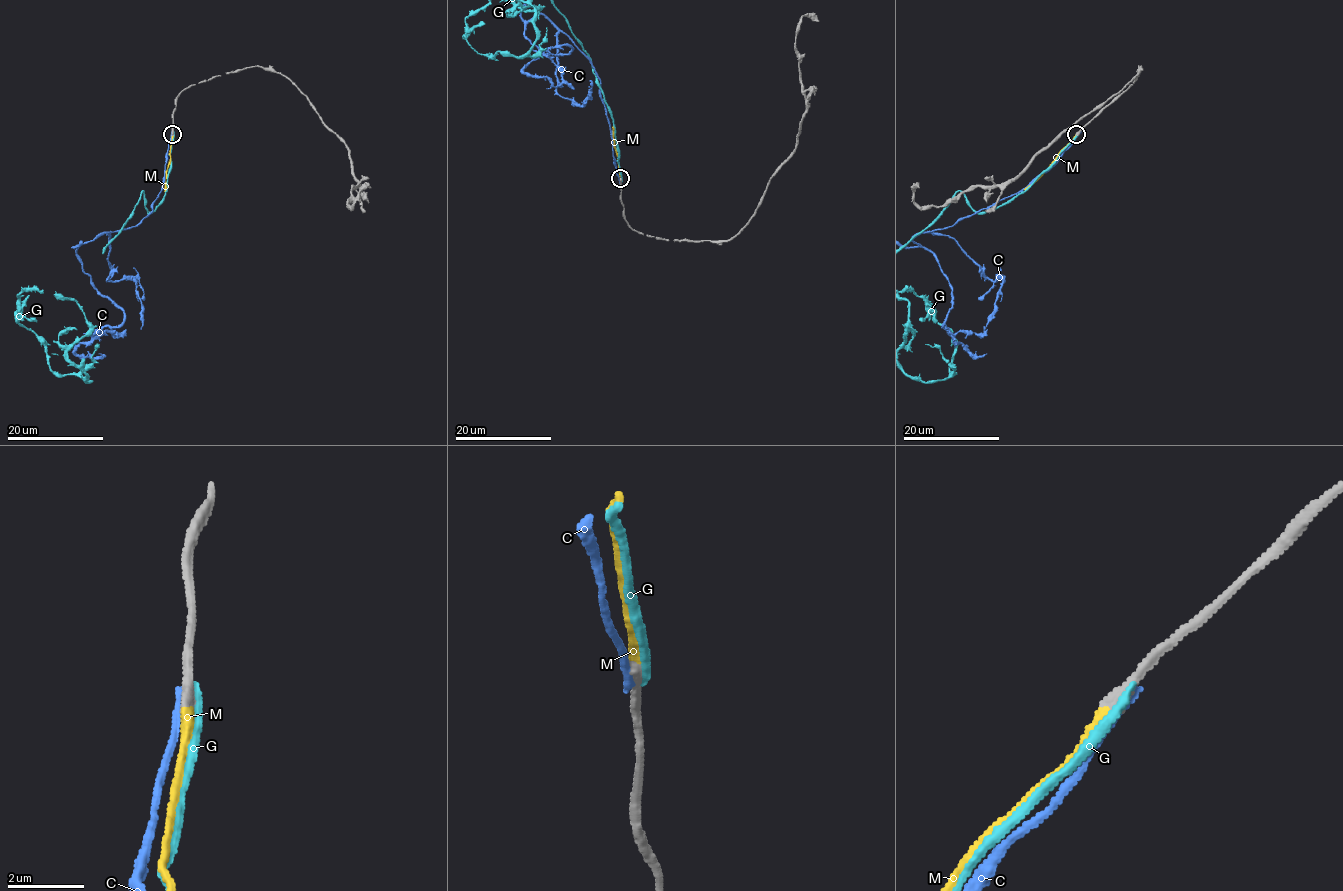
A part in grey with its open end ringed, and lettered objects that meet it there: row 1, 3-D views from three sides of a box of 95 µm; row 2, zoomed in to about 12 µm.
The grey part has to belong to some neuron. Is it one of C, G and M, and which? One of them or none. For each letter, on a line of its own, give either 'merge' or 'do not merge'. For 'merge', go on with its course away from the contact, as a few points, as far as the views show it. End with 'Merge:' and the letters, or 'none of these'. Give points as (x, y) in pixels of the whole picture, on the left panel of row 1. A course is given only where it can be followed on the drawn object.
C: do not merge
G: do not merge
M: merge; course (173, 134), (164, 191)
Merge: M

